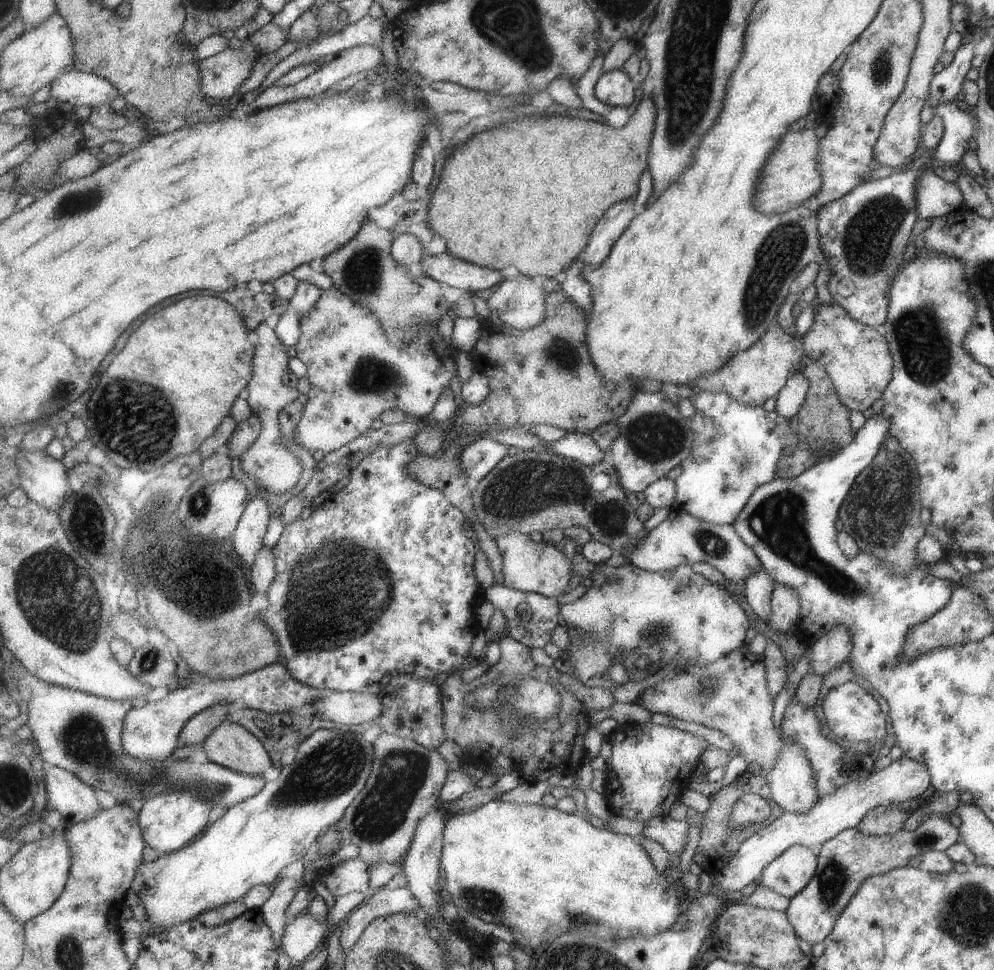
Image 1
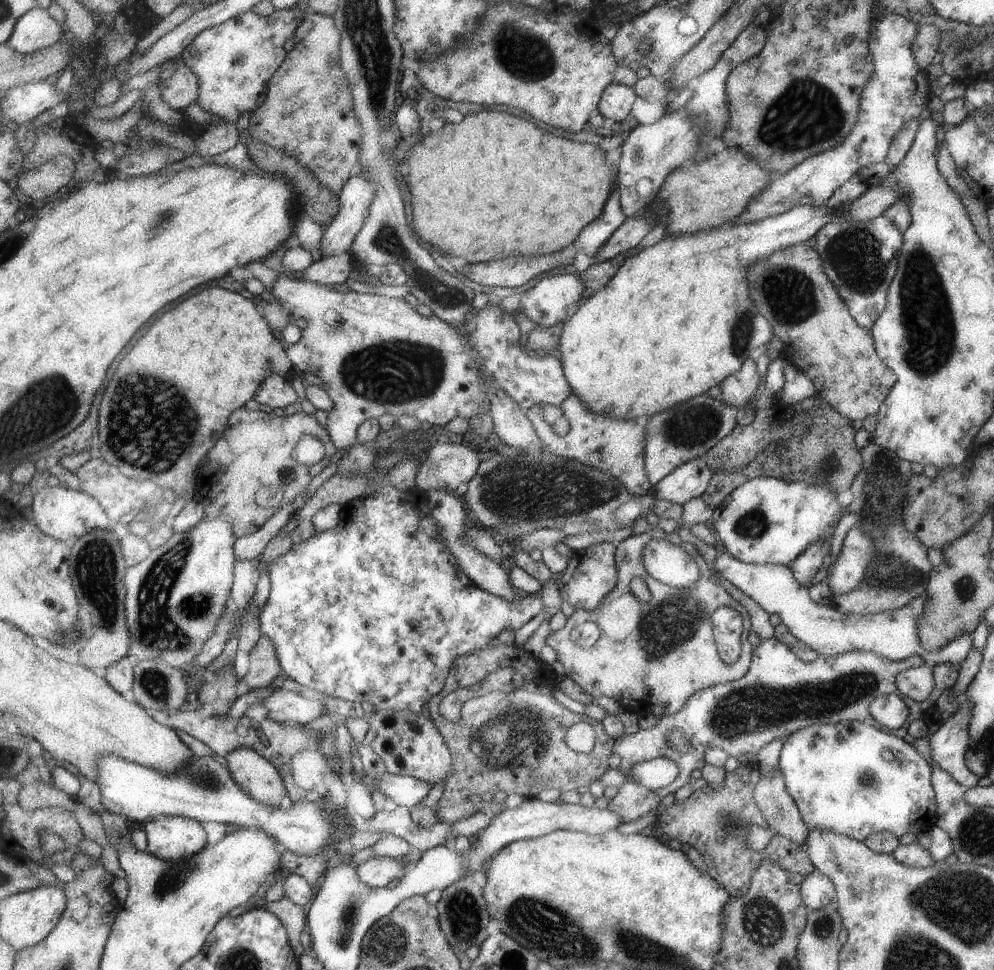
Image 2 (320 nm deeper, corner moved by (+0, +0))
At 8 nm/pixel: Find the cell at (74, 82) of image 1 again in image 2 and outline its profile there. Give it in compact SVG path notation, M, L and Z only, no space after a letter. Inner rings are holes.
M56 77L39 82L25 83L6 92L4 96L5 121L13 120L18 124L35 121L38 114L46 113L66 101L67 92L61 92L55 84Z

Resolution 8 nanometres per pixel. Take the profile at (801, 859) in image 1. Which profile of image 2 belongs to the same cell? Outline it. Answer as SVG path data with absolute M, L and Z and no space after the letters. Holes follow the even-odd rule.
M817 869L805 876L805 880L797 885L803 902L809 911L820 909L834 900L835 891L832 882Z

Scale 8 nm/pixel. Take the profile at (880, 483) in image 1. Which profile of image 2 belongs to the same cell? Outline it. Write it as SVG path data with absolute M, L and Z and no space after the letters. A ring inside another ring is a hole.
M870 440L862 448L862 470L858 472L854 482L848 488L851 492L851 502L847 506L847 512L854 512L860 516L855 526L874 540L874 558L870 561L867 576L864 577L859 587L854 591L832 596L830 606L840 613L870 615L893 611L925 594L926 584L929 582L933 566L927 558L926 545L903 526L902 508L906 497L906 482L913 474L911 466L905 466L905 464L907 464L905 459L891 452L891 449L880 447Z

